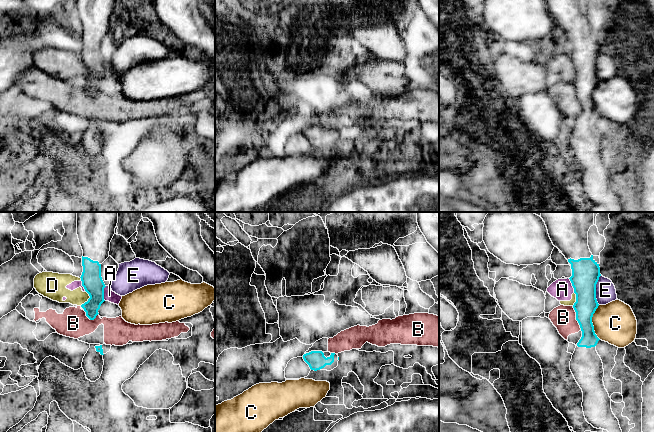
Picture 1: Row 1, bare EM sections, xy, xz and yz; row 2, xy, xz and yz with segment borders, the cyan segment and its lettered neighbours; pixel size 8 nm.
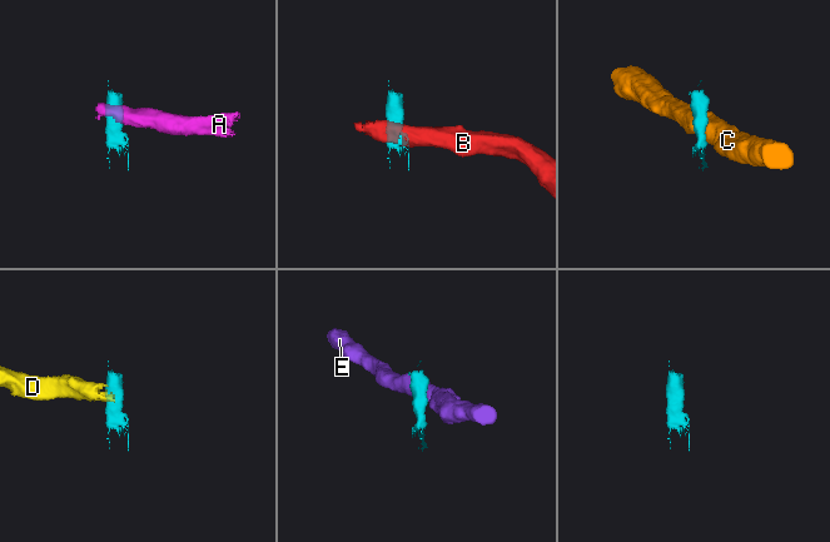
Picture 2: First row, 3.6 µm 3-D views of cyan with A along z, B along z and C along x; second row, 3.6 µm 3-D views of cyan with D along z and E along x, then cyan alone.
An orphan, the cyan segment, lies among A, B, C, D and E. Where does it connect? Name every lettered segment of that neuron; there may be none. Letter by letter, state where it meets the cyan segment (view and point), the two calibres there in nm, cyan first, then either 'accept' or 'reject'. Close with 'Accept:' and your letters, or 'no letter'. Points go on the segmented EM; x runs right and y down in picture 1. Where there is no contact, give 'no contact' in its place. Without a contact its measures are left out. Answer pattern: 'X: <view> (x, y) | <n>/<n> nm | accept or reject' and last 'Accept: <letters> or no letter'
A: xy (103, 293) | 160/90 nm | reject
B: yz (576, 318) | 180/190 nm | reject
C: yz (591, 322) | 180/320 nm | reject
D: xy (88, 299) | 160/130 nm | reject
E: yz (595, 290) | 220/160 nm | reject
Accept: no letter

